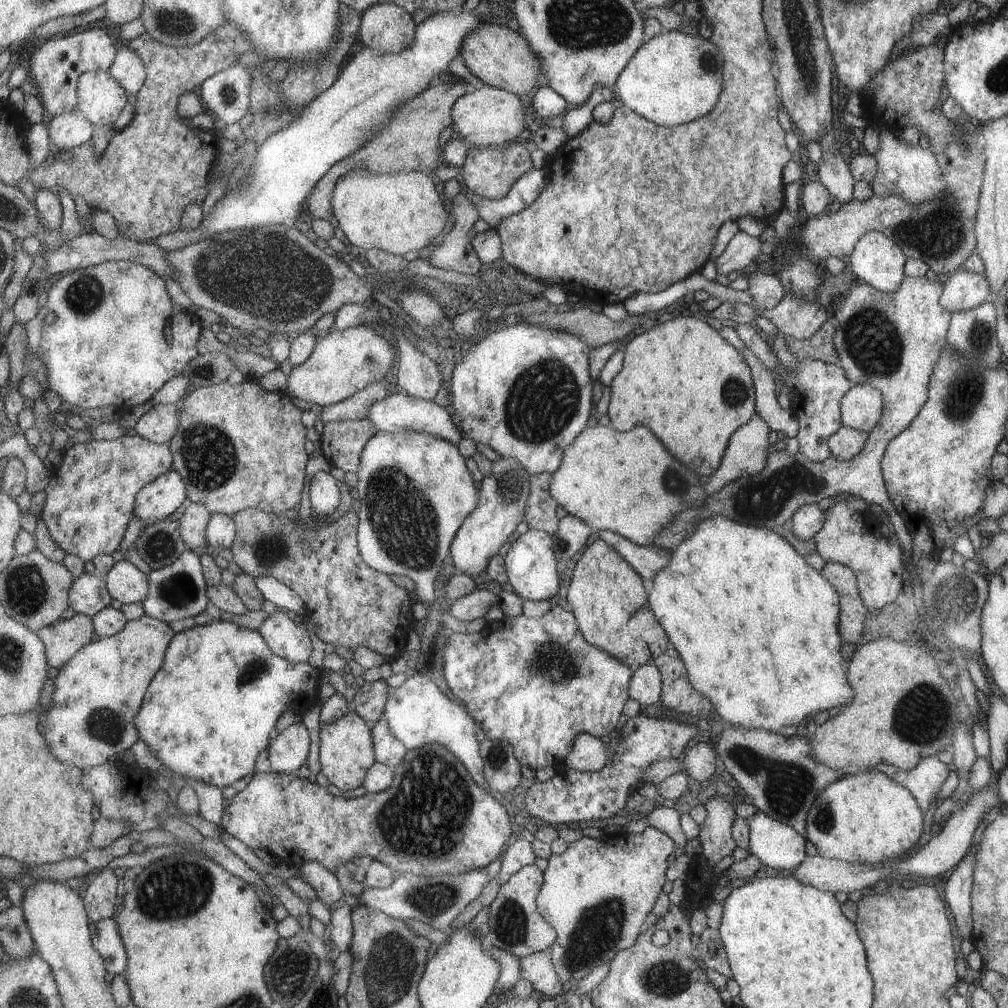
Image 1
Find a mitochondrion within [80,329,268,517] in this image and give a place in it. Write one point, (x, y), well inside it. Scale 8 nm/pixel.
(210, 464)

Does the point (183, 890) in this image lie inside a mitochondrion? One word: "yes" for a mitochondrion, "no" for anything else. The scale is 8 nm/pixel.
yes

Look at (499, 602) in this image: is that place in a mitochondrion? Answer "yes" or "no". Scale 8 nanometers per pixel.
no

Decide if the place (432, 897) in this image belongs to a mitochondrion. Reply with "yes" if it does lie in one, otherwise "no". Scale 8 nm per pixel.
yes

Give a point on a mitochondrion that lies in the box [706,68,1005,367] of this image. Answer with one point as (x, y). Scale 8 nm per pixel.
(939, 234)

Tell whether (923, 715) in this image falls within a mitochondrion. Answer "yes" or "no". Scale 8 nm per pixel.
yes

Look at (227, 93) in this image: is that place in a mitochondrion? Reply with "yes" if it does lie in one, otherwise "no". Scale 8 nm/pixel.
yes

